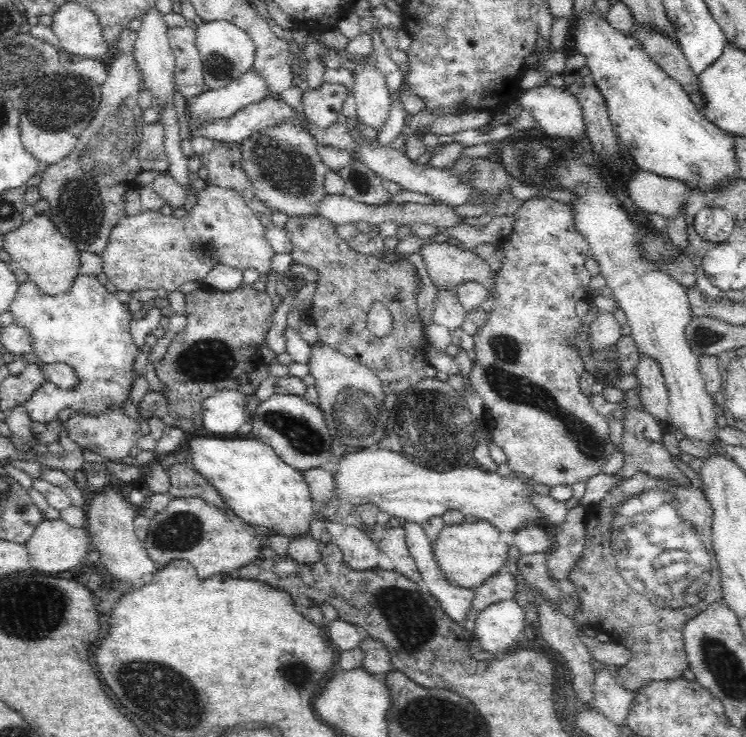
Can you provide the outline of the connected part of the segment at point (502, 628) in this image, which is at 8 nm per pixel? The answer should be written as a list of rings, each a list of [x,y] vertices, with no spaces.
[[[514,599],[490,604],[476,615],[473,638],[486,652],[510,648],[524,630],[524,612]]]

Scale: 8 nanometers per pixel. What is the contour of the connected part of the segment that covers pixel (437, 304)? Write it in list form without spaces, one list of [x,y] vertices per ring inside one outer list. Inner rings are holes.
[[[448,285],[437,290],[432,311],[432,321],[446,326],[450,331],[461,328],[467,314],[458,299],[458,292]]]

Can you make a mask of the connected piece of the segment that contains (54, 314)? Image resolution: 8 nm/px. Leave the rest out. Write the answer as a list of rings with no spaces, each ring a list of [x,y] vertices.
[[[80,275],[75,279],[73,286],[68,293],[56,296],[43,294],[30,280],[20,284],[15,299],[11,302],[9,311],[14,317],[14,324],[26,329],[32,337],[32,354],[46,365],[52,363],[64,363],[74,369],[76,375],[76,387],[71,390],[63,390],[52,384],[44,384],[38,388],[30,400],[23,405],[26,407],[32,422],[42,422],[42,424],[52,422],[58,416],[58,412],[64,408],[74,410],[96,409],[116,405],[121,407],[123,402],[130,404],[130,394],[134,384],[134,379],[138,377],[135,372],[134,363],[139,350],[133,341],[129,331],[129,319],[132,314],[121,301],[104,288],[97,277],[92,275]]]

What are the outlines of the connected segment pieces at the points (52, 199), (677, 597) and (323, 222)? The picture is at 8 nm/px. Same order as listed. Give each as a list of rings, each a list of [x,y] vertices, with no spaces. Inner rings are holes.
[[[126,27],[116,41],[118,54],[114,55],[107,64],[107,77],[101,84],[101,101],[95,117],[80,134],[75,147],[60,162],[47,165],[39,183],[41,198],[50,203],[47,215],[52,219],[56,228],[69,238],[77,251],[87,251],[102,256],[106,250],[113,226],[122,218],[128,216],[125,212],[125,194],[128,189],[139,190],[142,187],[136,176],[142,172],[137,150],[143,137],[143,128],[146,122],[142,119],[143,110],[138,106],[138,95],[143,88],[142,73],[133,58],[136,31]]]
[[[641,470],[634,472],[630,479],[617,478],[617,472],[610,474],[609,478],[614,480],[612,488],[594,506],[585,508],[585,548],[564,579],[574,584],[580,602],[570,618],[576,630],[588,626],[596,633],[607,633],[612,643],[630,650],[631,658],[615,672],[615,681],[627,691],[632,691],[650,680],[682,677],[682,672],[689,668],[682,626],[712,602],[723,598],[723,588],[711,541],[712,509],[699,487],[674,484]]]
[[[287,216],[282,228],[292,243],[293,263],[310,267],[320,275],[310,306],[319,340],[367,366],[380,379],[385,397],[389,394],[398,396],[424,380],[429,342],[416,308],[417,268],[406,258],[398,264],[386,264],[384,256],[354,252],[338,237],[336,225],[324,216]],[[374,303],[382,303],[393,319],[392,331],[386,337],[378,338],[368,330],[368,313]]]

